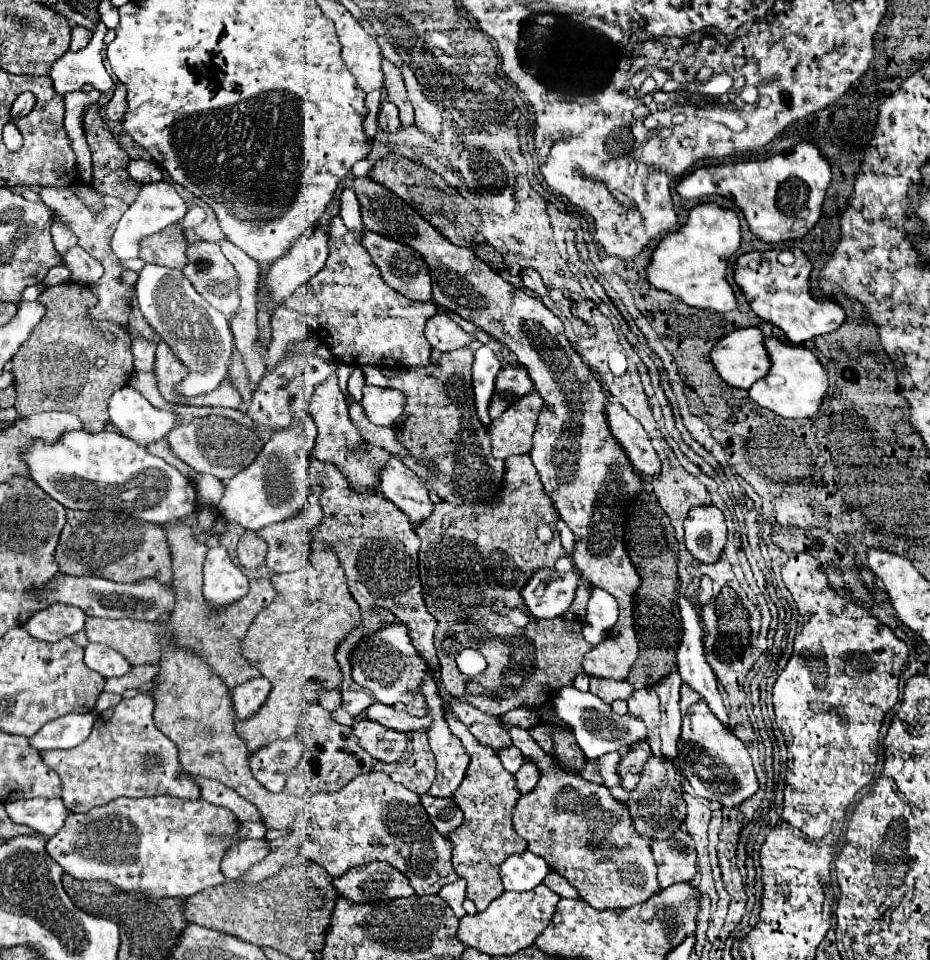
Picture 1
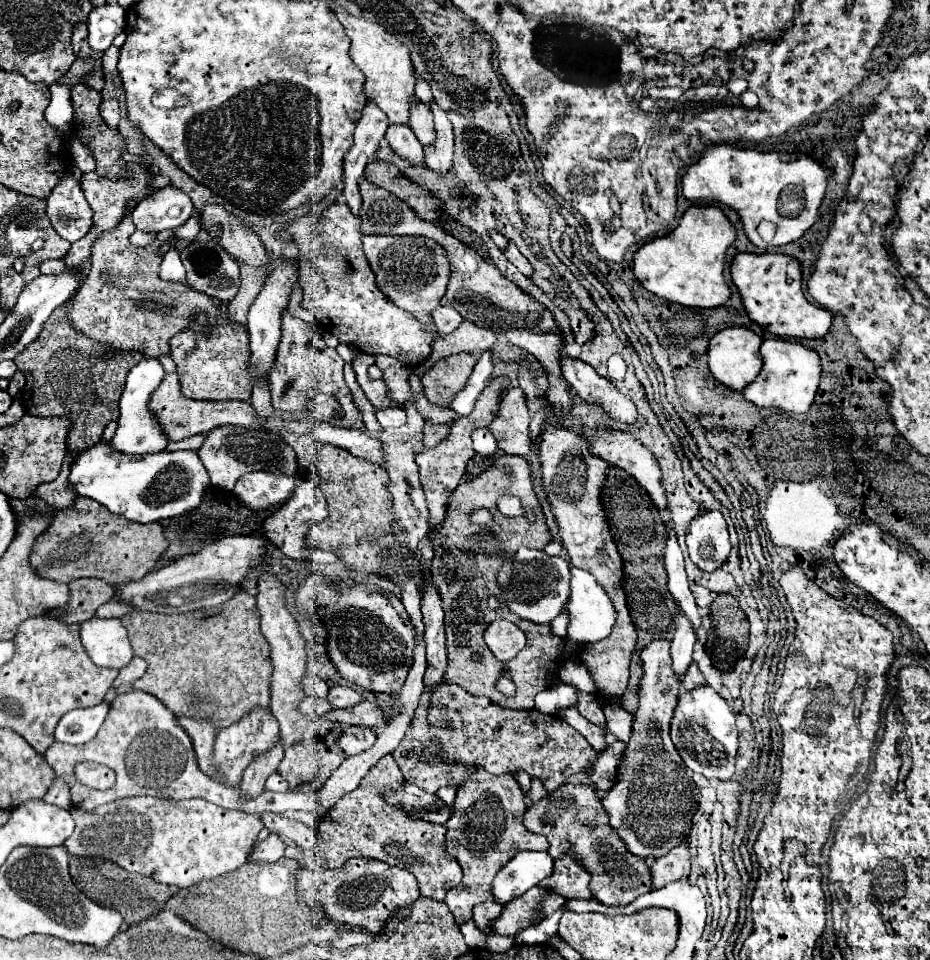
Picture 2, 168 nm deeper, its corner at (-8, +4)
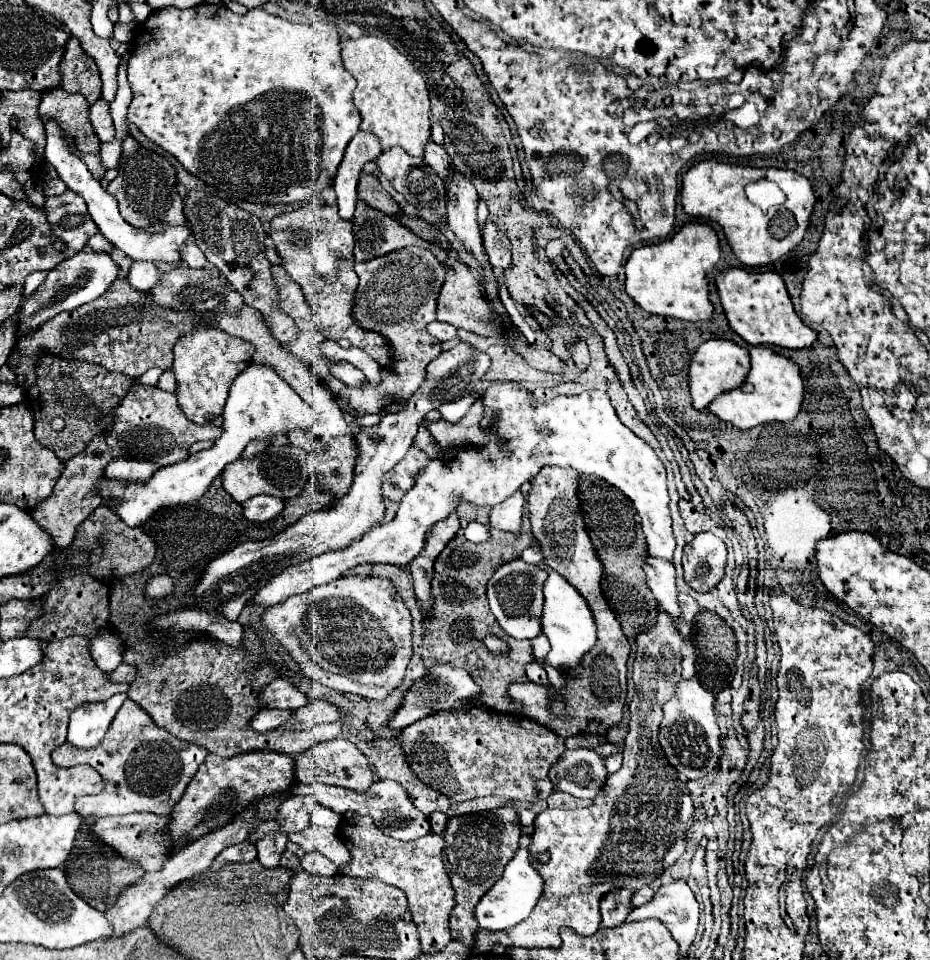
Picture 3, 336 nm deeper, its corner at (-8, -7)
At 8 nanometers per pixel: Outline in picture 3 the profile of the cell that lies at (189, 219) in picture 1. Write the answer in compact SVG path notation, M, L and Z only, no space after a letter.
M194 242L184 244L184 246L182 246L182 250L180 250L180 256L182 256L184 264L190 264L192 268L202 268L202 266L206 266L206 264L208 264L206 256L202 254L202 250L200 250Z

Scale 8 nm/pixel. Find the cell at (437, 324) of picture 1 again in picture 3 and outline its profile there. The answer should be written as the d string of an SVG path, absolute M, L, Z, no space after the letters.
M434 320L432 324L428 324L428 332L438 338L440 342L446 342L446 340L454 340L456 338L456 328L452 324L446 324L446 322L438 322Z

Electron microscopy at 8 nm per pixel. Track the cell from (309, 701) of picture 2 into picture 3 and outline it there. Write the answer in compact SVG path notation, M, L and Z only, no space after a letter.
M262 708L260 714L252 720L252 728L256 732L264 732L264 730L272 730L278 728L280 724L284 724L284 720L290 720L292 710L276 710L276 708Z

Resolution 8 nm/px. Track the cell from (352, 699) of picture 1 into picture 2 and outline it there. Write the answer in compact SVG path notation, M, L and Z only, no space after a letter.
M336 685L336 687L330 687L326 699L328 699L328 703L330 703L334 709L340 709L340 707L352 707L352 705L360 703L360 701L362 701L362 695L358 695L352 687Z

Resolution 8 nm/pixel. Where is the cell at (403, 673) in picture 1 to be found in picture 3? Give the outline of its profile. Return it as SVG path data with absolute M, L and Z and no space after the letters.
M344 576L266 608L262 624L302 666L302 672L336 692L386 700L406 674L412 656L412 618L386 578Z

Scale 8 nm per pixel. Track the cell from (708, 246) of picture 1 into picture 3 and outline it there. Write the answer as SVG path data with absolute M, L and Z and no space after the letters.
M690 222L680 232L660 244L636 248L626 262L626 292L646 312L672 316L680 320L710 320L714 306L710 302L708 272L720 260L720 244L716 230L708 224Z

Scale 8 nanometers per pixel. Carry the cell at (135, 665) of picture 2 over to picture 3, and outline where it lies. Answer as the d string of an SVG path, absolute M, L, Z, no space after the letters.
M122 664L122 668L120 668L120 670L116 668L116 672L112 672L110 680L124 682L124 684L132 684L132 682L136 680L136 676L138 676L138 668L134 668L132 664Z

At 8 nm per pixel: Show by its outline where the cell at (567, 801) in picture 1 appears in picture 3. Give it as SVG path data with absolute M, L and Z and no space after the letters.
M612 890L602 896L600 912L602 912L602 928L620 926L632 910L632 890Z

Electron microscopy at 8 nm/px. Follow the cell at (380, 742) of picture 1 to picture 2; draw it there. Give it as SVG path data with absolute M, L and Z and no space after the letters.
M344 727L340 737L336 739L336 745L340 745L340 749L344 749L348 757L352 757L370 749L374 741L376 741L376 735L368 727Z

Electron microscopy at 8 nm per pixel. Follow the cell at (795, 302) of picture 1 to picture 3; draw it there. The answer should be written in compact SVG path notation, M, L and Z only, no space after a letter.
M730 268L718 274L716 288L730 328L750 346L774 344L780 348L810 348L818 340L818 332L806 326L794 312L794 304L778 272L748 272L742 268Z

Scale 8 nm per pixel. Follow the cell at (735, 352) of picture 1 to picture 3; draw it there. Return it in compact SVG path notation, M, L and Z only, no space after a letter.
M708 340L704 342L692 362L690 362L690 394L692 394L692 406L696 410L706 410L714 398L718 398L724 392L730 392L732 388L740 388L744 384L746 376L750 372L750 356L748 350L738 346L730 340Z

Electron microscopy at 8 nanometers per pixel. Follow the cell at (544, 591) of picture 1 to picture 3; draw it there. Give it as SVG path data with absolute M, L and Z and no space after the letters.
M522 558L500 566L494 572L494 576L490 578L488 590L486 590L490 610L508 636L512 636L516 640L532 640L538 634L542 634L542 622L540 622L542 610L544 610L542 586L544 586L546 578L548 578L548 572L524 562Z

